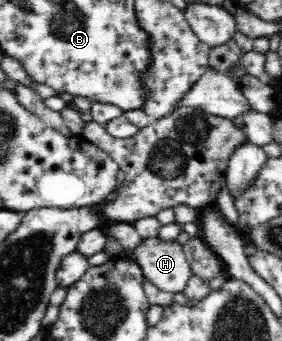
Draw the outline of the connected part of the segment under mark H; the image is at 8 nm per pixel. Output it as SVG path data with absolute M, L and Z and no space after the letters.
M156 238L145 239L133 251L136 254L135 261L150 284L169 294L185 292L187 282L194 274L182 246L177 245L175 240L165 242Z

